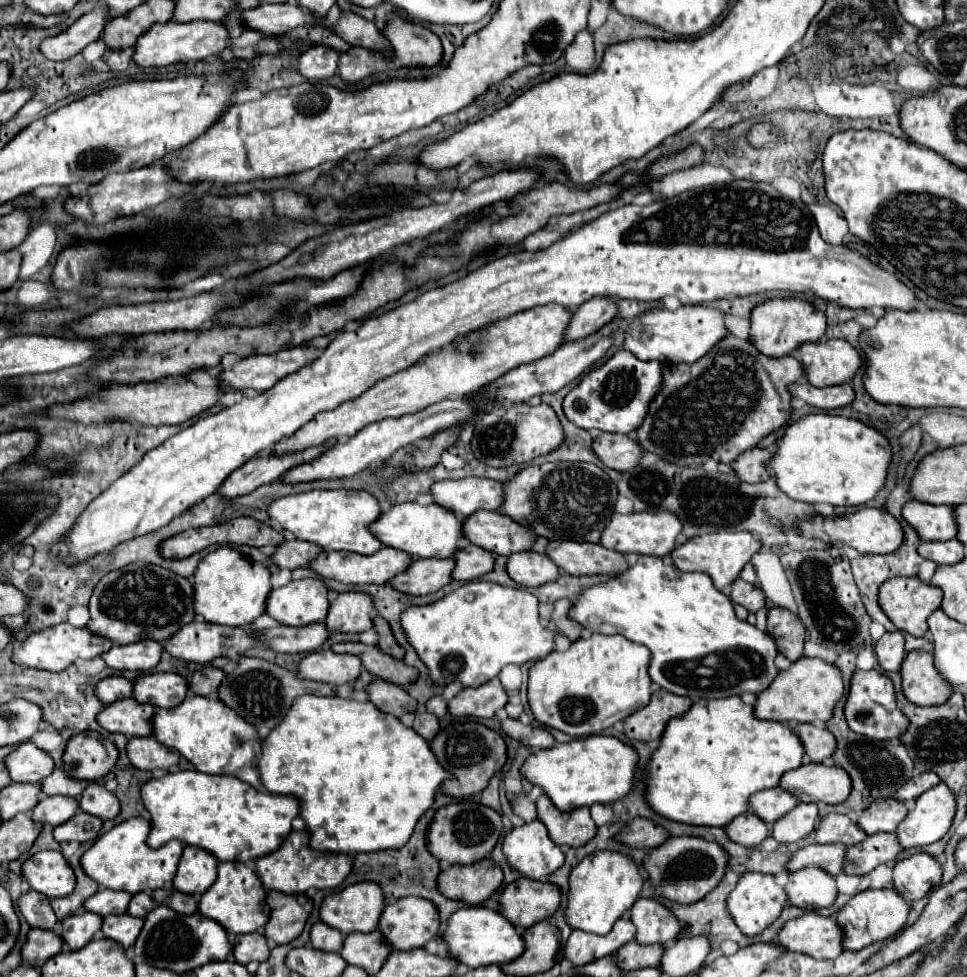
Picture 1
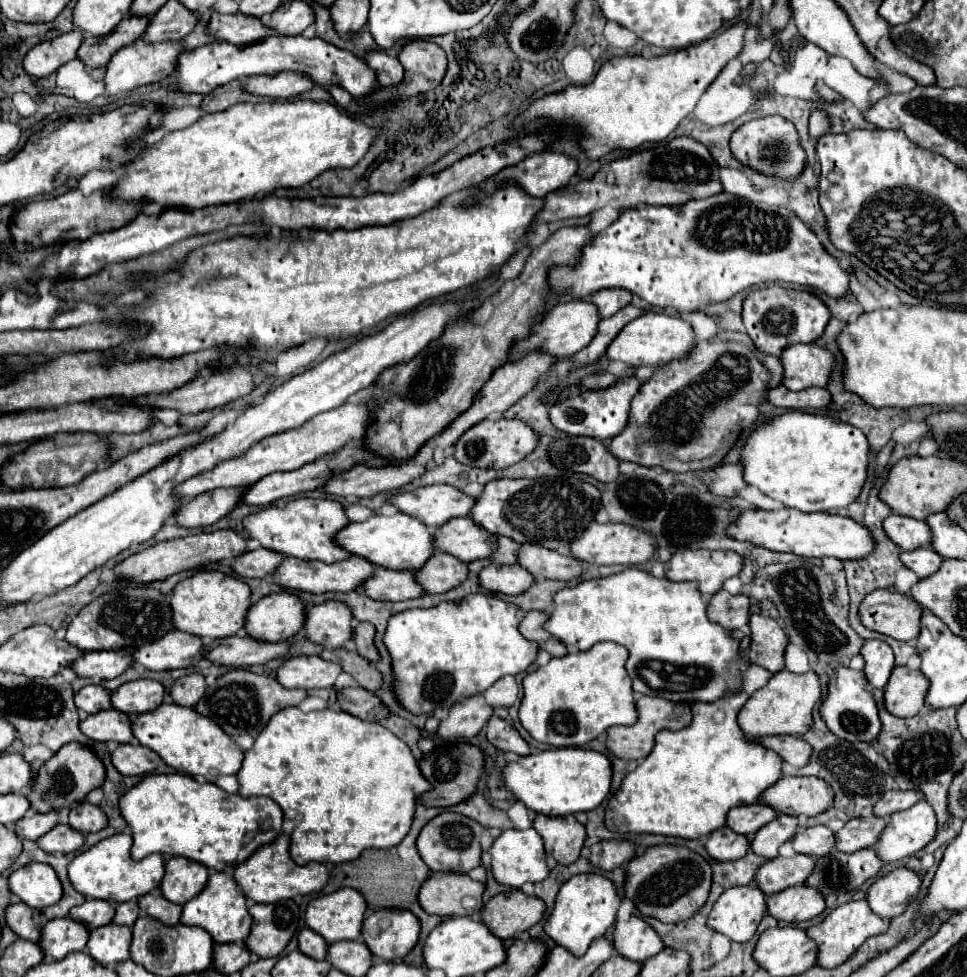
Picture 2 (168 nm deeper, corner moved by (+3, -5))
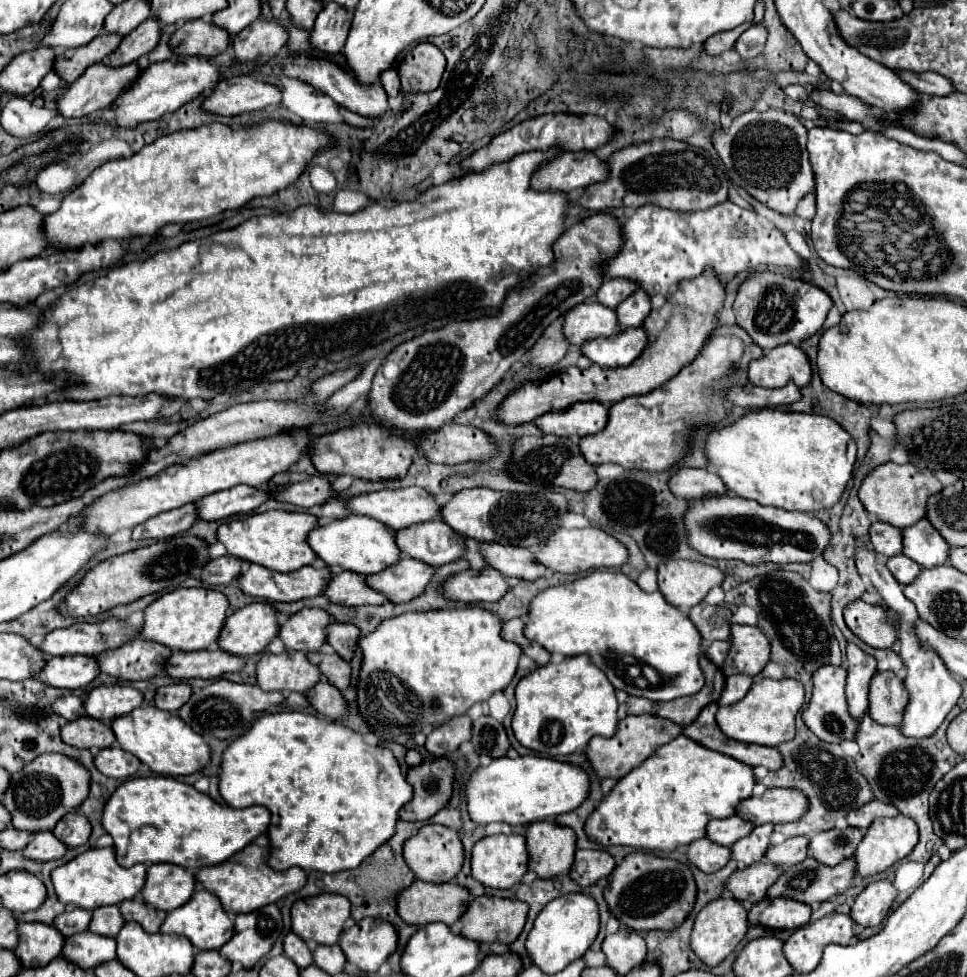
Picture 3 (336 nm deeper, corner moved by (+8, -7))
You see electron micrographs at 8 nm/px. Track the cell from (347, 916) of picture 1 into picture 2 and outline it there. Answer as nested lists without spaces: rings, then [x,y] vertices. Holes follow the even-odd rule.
[[[340,888],[308,904],[306,924],[324,936],[328,944],[358,940],[366,910],[366,900],[360,892],[354,892],[354,888]]]

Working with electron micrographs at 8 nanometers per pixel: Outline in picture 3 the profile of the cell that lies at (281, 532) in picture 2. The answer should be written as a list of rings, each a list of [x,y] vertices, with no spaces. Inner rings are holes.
[[[271,510],[263,514],[251,514],[241,520],[223,522],[217,528],[217,540],[227,548],[227,554],[233,558],[259,564],[275,572],[293,572],[301,566],[309,566],[309,564],[295,564],[295,562],[317,560],[317,554],[307,544],[307,534],[315,526],[317,526],[317,518],[311,514]]]

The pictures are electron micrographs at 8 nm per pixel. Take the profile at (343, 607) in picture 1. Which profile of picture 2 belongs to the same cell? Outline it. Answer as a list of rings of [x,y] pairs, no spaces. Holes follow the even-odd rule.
[[[324,602],[318,606],[306,606],[306,636],[314,644],[324,648],[340,648],[346,640],[352,640],[354,616],[342,602]]]

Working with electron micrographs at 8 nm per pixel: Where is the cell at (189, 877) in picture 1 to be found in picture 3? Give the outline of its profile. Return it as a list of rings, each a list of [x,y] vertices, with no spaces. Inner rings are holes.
[[[151,864],[147,868],[145,886],[141,898],[163,912],[171,912],[183,906],[195,892],[195,876],[181,866],[173,864]]]

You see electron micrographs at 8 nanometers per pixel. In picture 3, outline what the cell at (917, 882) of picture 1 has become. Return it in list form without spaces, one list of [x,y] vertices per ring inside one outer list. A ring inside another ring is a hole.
[[[871,882],[853,902],[851,918],[861,926],[881,926],[887,918],[897,892],[891,882]]]

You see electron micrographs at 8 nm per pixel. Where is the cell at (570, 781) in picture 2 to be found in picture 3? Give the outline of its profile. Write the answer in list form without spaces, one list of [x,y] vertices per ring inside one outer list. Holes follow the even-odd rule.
[[[541,756],[497,758],[489,766],[471,772],[465,784],[467,812],[475,824],[505,822],[509,826],[531,824],[575,810],[589,794],[589,778],[579,766]]]

